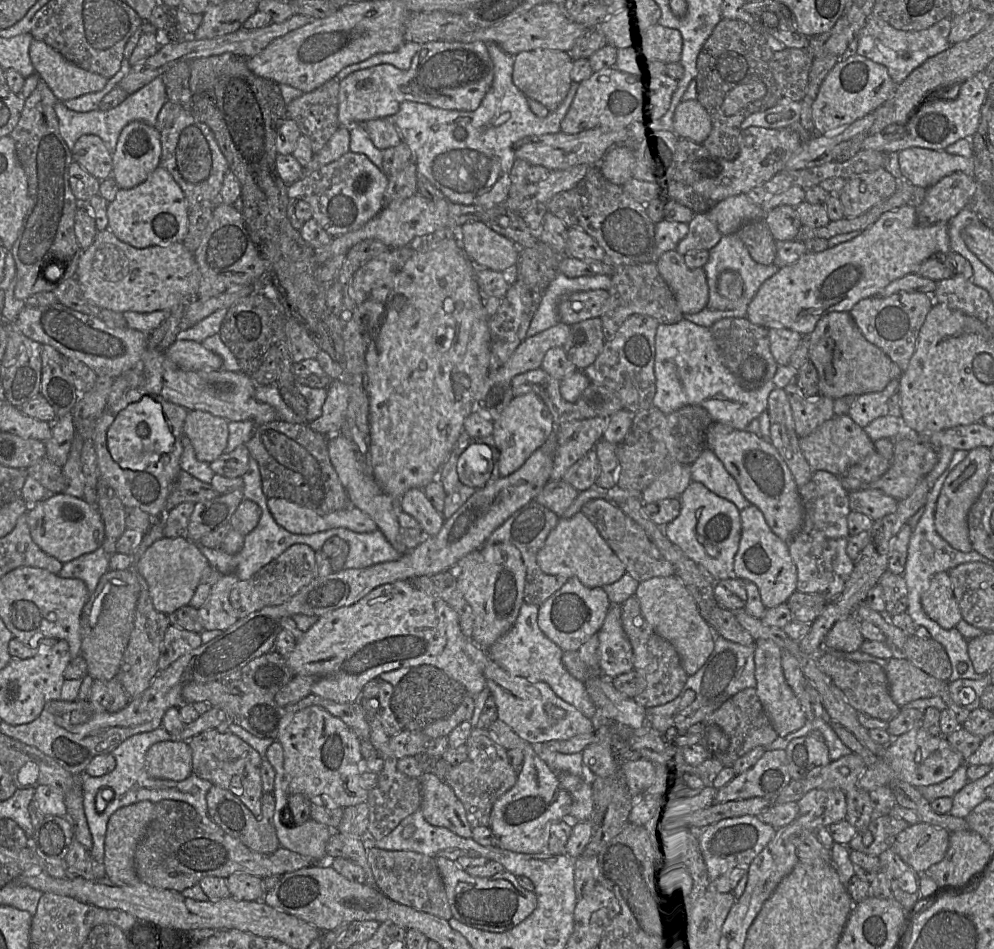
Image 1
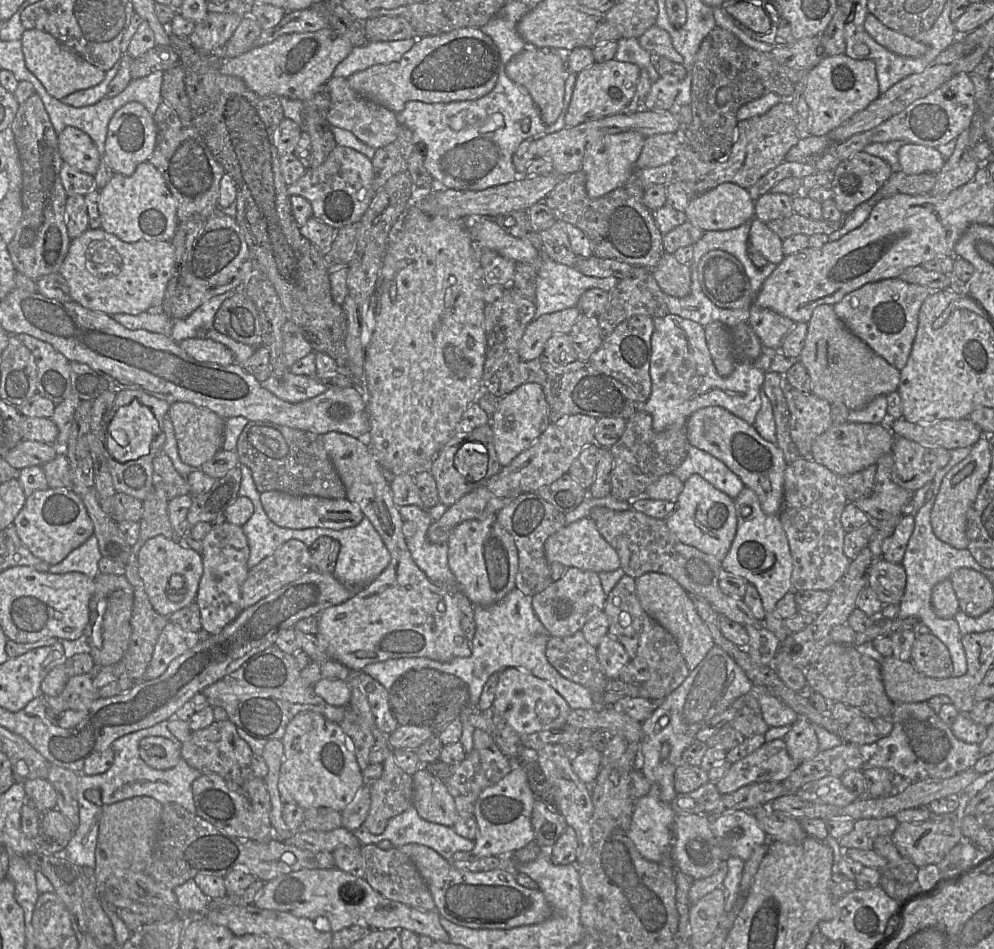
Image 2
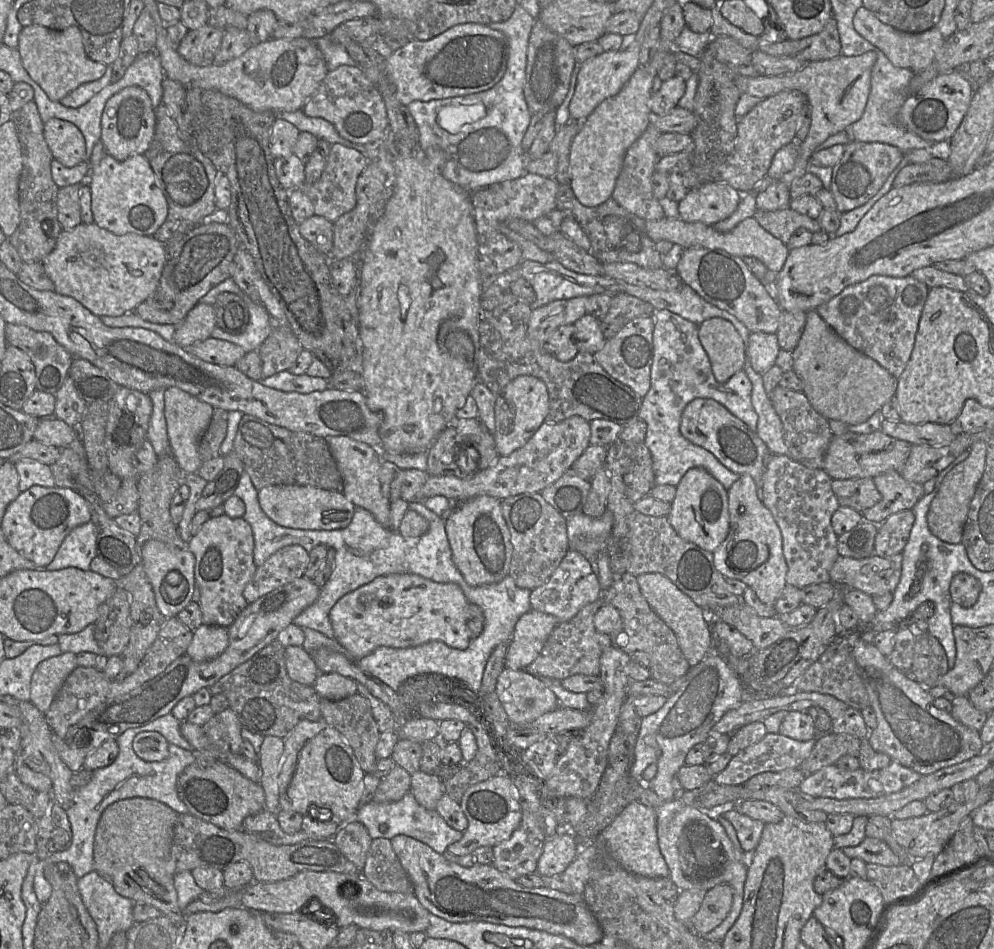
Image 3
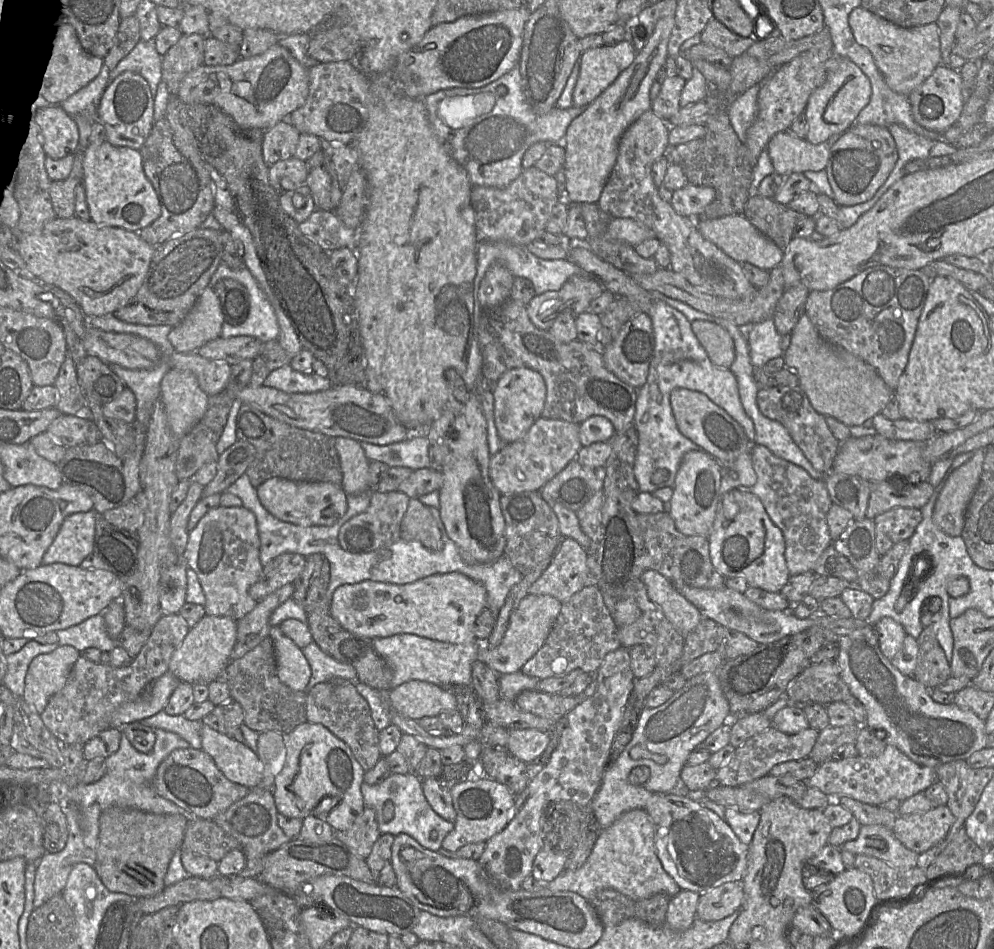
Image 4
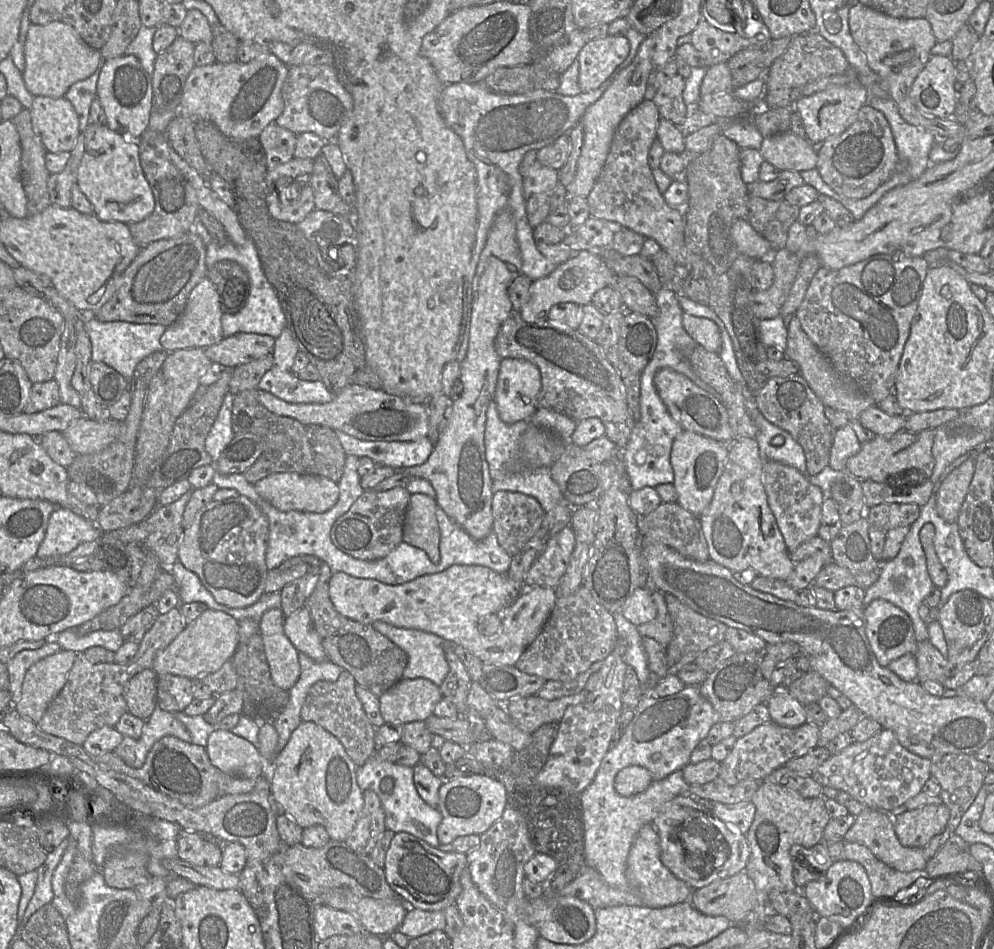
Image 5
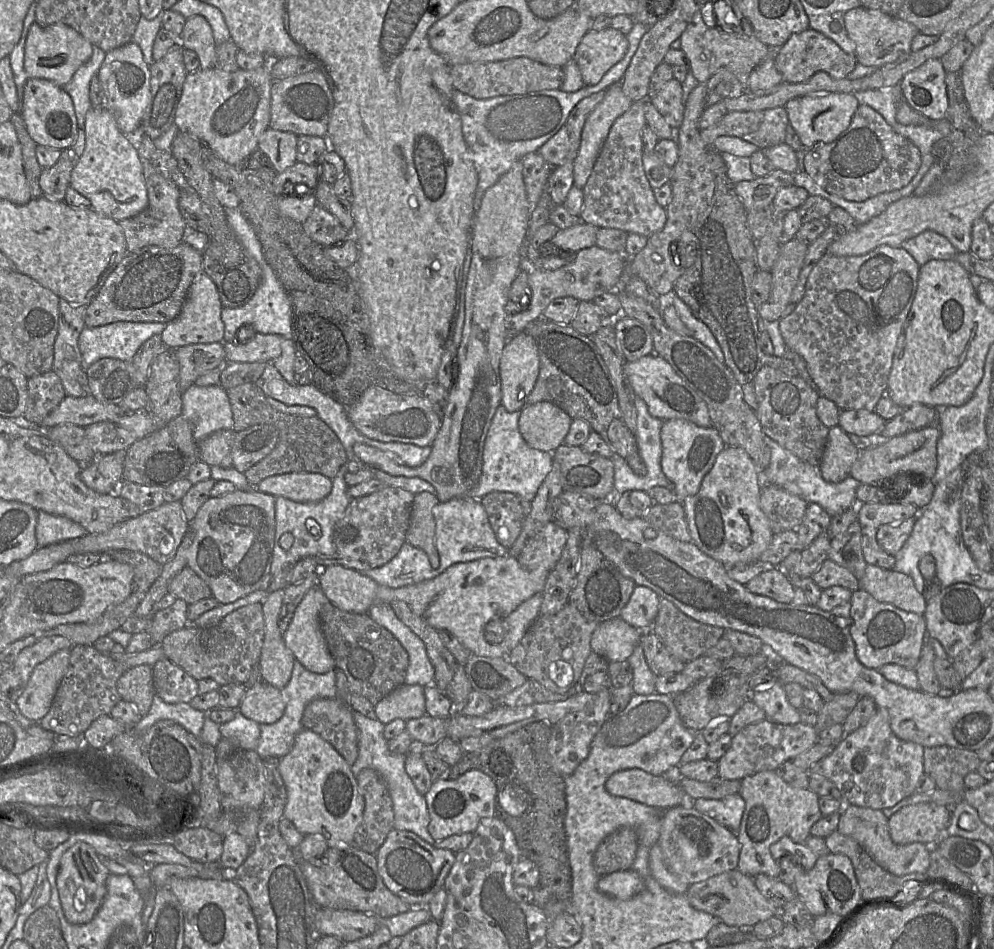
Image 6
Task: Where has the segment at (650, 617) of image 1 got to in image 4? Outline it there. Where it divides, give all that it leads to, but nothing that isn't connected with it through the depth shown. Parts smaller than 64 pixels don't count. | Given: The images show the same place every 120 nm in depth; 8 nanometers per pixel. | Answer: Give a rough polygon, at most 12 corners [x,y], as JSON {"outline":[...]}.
{"outline":[[645,570],[650,600],[683,637],[702,614],[665,576]]}

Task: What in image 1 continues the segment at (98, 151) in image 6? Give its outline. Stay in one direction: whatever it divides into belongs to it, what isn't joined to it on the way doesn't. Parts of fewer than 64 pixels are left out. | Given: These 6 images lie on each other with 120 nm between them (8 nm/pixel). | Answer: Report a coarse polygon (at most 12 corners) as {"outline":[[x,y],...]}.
{"outline":[[158,166],[107,204],[107,228],[135,248],[182,242],[185,195]]}

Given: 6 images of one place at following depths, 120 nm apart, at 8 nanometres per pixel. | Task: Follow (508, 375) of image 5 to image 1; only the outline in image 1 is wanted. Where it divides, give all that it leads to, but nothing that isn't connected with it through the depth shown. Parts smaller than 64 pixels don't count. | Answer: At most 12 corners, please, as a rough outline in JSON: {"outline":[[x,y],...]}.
{"outline":[[535,393],[493,422],[500,477],[517,471],[554,430]]}

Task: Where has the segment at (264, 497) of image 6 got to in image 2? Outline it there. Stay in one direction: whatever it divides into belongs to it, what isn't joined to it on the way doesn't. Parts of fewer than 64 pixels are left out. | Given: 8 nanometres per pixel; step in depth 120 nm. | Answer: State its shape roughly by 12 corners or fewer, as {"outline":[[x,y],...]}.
{"outline":[[227,521],[201,540],[195,602],[215,635],[242,612],[250,549]]}

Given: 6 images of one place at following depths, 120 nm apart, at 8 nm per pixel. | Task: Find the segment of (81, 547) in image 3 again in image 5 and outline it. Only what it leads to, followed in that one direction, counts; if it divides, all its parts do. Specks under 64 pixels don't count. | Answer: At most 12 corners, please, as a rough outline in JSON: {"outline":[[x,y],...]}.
{"outline":[[66,508],[49,517],[39,559],[96,540],[96,523]]}

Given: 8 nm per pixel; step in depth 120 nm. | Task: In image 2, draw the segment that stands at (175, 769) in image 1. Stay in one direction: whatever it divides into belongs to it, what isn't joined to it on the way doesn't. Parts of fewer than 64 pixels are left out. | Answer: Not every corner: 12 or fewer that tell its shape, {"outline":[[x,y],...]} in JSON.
{"outline":[[159,736],[143,738],[139,753],[157,770],[182,758],[180,745]]}

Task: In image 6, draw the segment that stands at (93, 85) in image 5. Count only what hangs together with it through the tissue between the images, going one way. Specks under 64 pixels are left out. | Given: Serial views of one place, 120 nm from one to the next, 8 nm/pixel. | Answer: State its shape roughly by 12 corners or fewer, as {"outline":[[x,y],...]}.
{"outline":[[93,47],[91,59],[62,88],[71,97],[78,129],[92,107],[89,91],[106,53]]}

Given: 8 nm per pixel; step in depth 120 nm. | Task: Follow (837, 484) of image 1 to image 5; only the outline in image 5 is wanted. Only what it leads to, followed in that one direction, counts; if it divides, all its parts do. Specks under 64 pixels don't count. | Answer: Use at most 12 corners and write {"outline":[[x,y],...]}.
{"outline":[[762,460],[789,552],[817,536],[825,500],[796,468]]}

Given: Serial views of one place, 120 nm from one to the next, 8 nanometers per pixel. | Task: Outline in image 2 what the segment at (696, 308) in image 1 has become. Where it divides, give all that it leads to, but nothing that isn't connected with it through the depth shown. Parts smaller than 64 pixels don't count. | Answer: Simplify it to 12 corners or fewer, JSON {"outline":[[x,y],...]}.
{"outline":[[665,253],[651,271],[667,295],[691,292],[691,266]]}

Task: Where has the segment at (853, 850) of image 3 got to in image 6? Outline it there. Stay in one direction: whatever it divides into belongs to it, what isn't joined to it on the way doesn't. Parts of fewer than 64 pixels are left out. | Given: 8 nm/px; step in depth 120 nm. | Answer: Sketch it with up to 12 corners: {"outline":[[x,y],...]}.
{"outline":[[844,804],[837,830],[895,876],[926,875],[929,847],[895,844],[881,810]]}

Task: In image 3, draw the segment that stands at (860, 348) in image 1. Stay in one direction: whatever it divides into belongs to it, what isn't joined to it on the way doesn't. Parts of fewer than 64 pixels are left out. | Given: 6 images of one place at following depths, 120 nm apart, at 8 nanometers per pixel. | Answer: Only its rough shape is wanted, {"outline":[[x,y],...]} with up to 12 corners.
{"outline":[[813,309],[793,370],[823,417],[858,425],[897,378]]}

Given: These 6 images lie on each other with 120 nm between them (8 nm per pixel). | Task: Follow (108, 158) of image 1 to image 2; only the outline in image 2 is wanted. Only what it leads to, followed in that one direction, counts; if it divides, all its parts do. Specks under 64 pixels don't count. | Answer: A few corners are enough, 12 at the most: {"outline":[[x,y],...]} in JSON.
{"outline":[[75,127],[58,135],[64,162],[94,176],[102,156]]}

